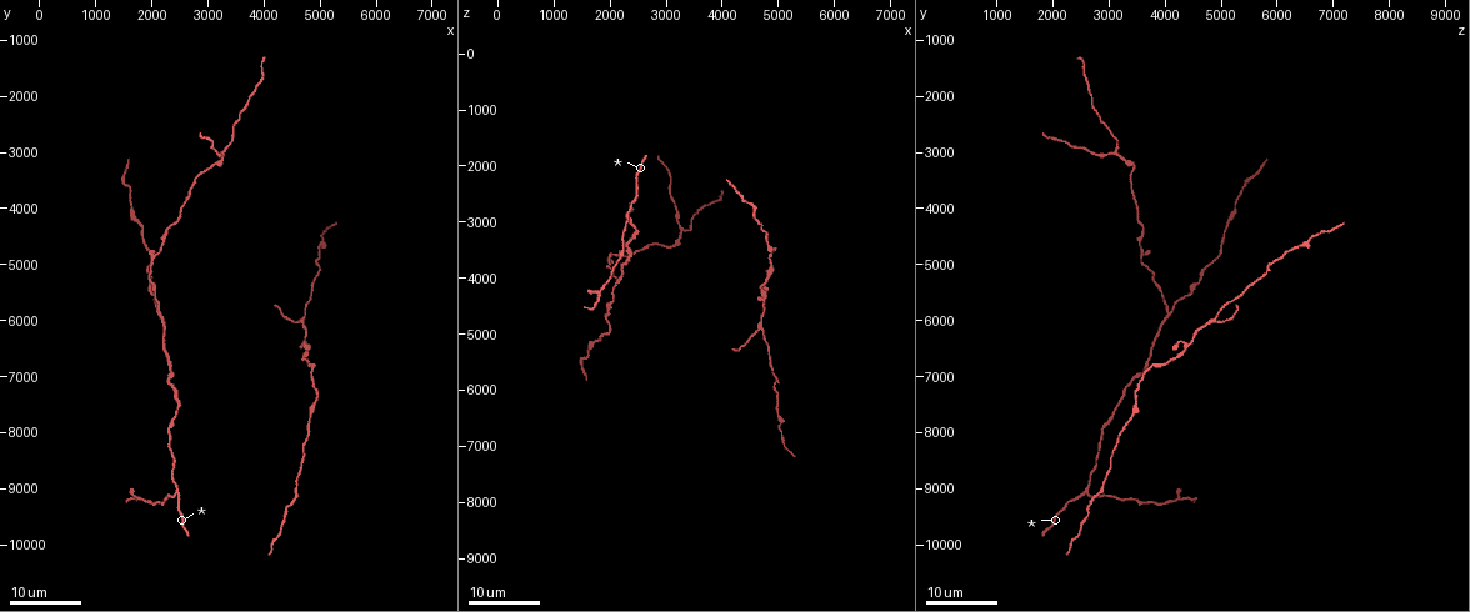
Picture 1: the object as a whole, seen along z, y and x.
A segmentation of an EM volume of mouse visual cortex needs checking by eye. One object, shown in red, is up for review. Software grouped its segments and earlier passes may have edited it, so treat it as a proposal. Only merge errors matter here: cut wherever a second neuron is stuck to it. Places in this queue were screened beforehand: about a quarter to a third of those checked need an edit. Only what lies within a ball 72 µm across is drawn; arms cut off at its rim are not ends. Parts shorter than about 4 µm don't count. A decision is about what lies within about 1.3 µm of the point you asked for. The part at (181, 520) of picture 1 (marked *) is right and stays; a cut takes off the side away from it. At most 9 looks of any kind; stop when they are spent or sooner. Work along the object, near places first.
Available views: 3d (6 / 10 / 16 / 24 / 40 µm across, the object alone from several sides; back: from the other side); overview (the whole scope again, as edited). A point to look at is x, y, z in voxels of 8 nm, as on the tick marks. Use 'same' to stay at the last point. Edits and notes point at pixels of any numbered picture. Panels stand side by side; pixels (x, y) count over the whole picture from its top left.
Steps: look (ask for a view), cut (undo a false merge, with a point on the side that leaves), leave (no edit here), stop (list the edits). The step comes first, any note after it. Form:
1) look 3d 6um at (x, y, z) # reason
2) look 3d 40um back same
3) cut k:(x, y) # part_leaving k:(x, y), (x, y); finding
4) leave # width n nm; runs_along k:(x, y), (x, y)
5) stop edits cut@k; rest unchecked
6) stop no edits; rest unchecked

look 3d 16um at (2450, 9050, 2650) # arms part here

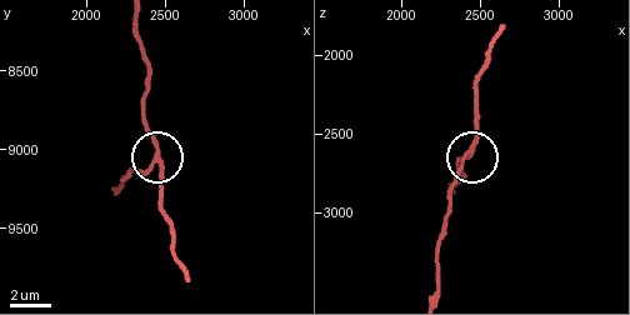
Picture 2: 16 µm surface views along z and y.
look 3d 6um at (2440, 9060, 2600)

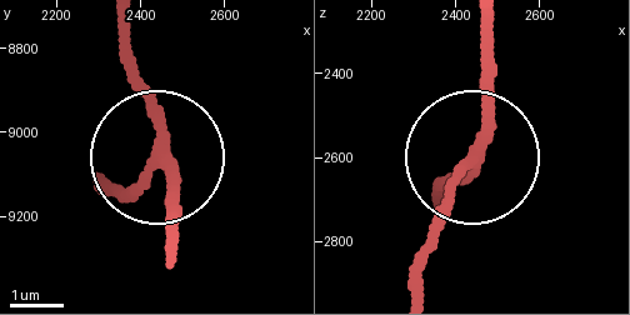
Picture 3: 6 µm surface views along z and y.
leave # arms 3; runs_along 3:(486, 29), (486, 136), (419, 266); one neuron here

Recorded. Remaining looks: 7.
look 3d 16um at (1850, 4300, 5050) # calibre changes

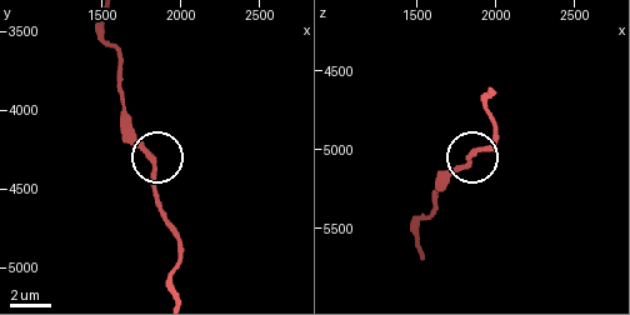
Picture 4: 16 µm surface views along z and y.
look 3d 10um at (1780, 4300, 5120)

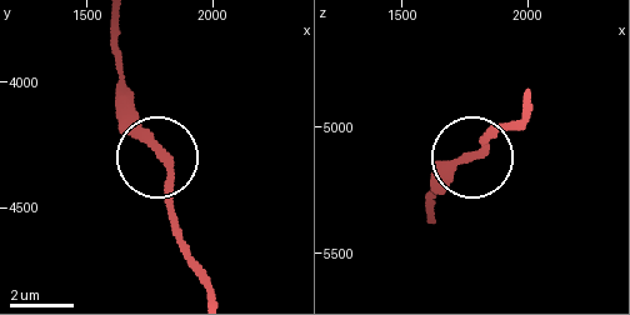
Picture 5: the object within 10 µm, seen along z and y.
leave # width 220 nm; one neuron here

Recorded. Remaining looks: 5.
look 3d 24um at (3300, 3000, 3150) # three arms meet

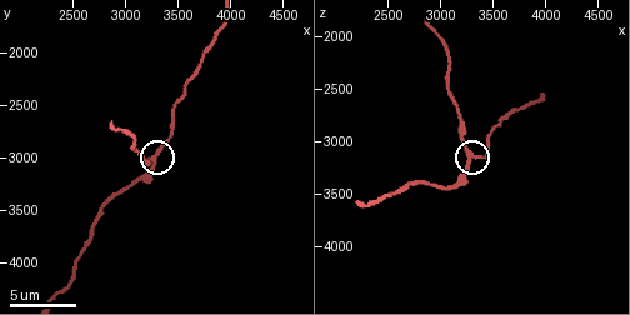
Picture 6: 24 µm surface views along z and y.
look 3d 10um at (3280, 2980, 3120)

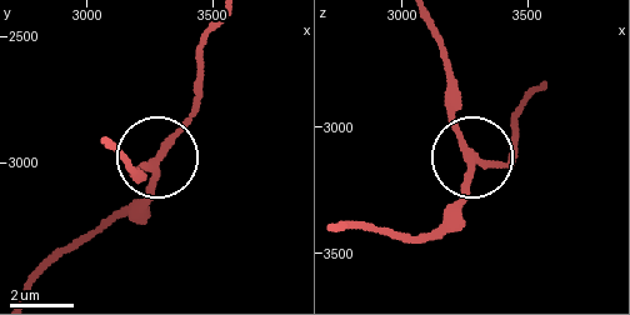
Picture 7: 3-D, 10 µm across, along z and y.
leave # side_arm 13 um; arms 3; one neuron here

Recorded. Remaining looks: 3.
look 3d 16um at (4650, 6000, 4850) # arms part here

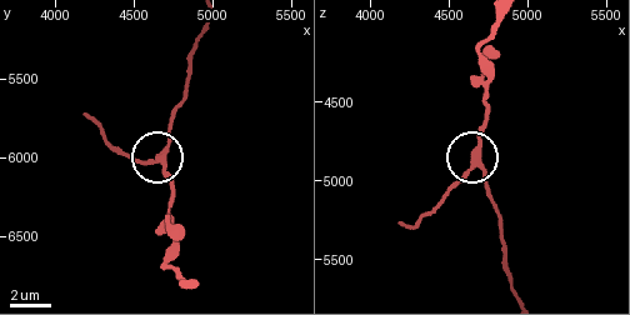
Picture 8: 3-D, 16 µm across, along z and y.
look 3d 10um at (4660, 6000, 4900)

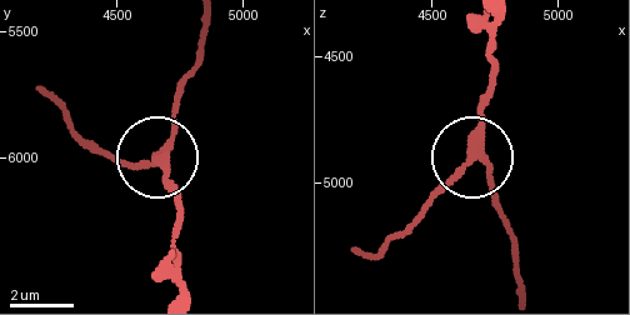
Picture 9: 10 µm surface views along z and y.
leave # arms 3; runs_along 9:(494, 23), (485, 55), (494, 89), (475, 146), (408, 224); one neuron here

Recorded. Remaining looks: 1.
stop no edits; rest unchecked

